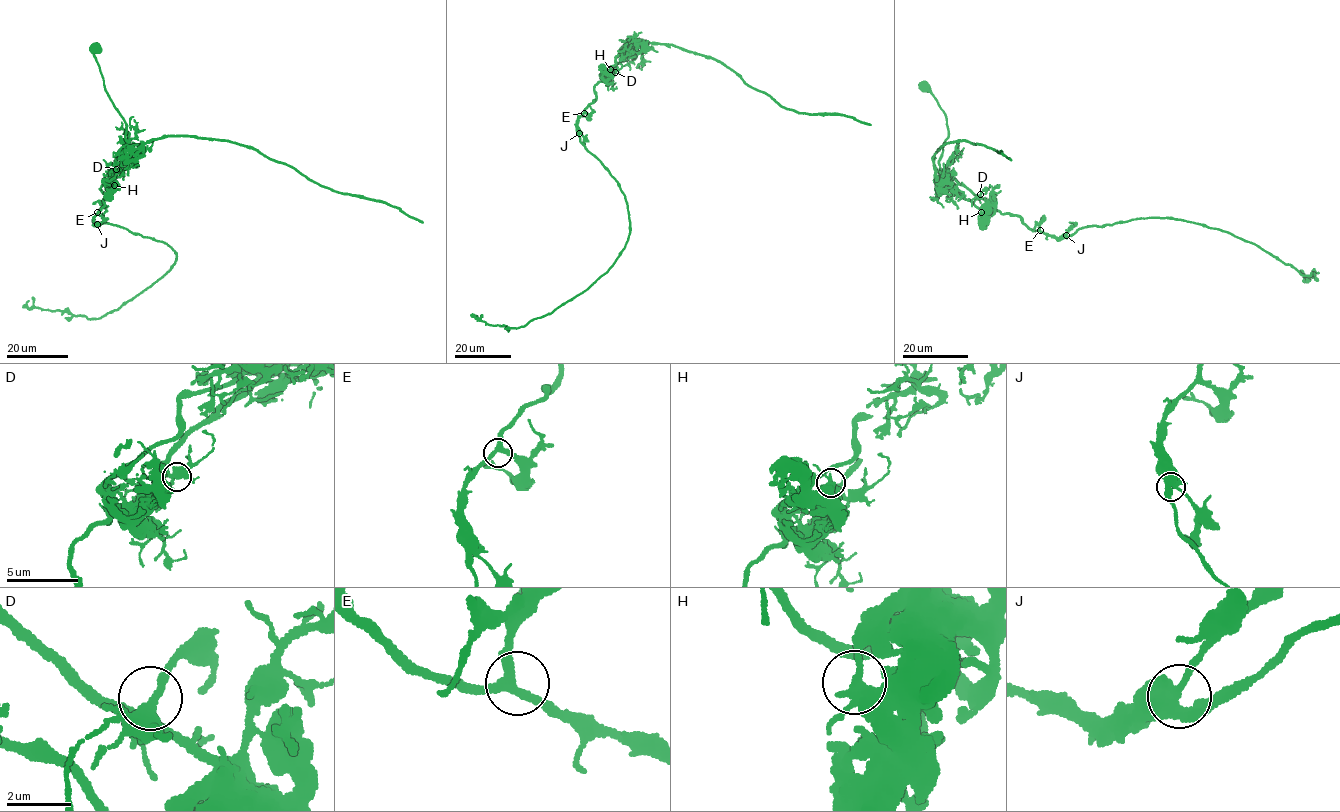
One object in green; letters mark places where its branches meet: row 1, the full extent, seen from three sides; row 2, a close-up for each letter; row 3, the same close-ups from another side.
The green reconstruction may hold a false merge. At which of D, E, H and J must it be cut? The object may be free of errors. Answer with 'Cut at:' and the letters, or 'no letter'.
Cut at: H

